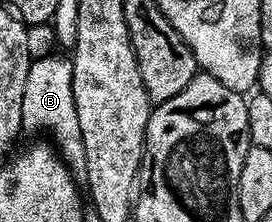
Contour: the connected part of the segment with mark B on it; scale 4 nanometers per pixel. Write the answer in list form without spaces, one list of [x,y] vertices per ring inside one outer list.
[[[54,54],[37,60],[32,59],[29,63],[26,89],[23,92],[21,127],[26,133],[45,128],[54,140],[52,143],[58,155],[70,171],[81,174],[86,168],[86,154],[80,133],[79,116],[75,109],[73,78],[73,62],[66,55],[63,57]]]

